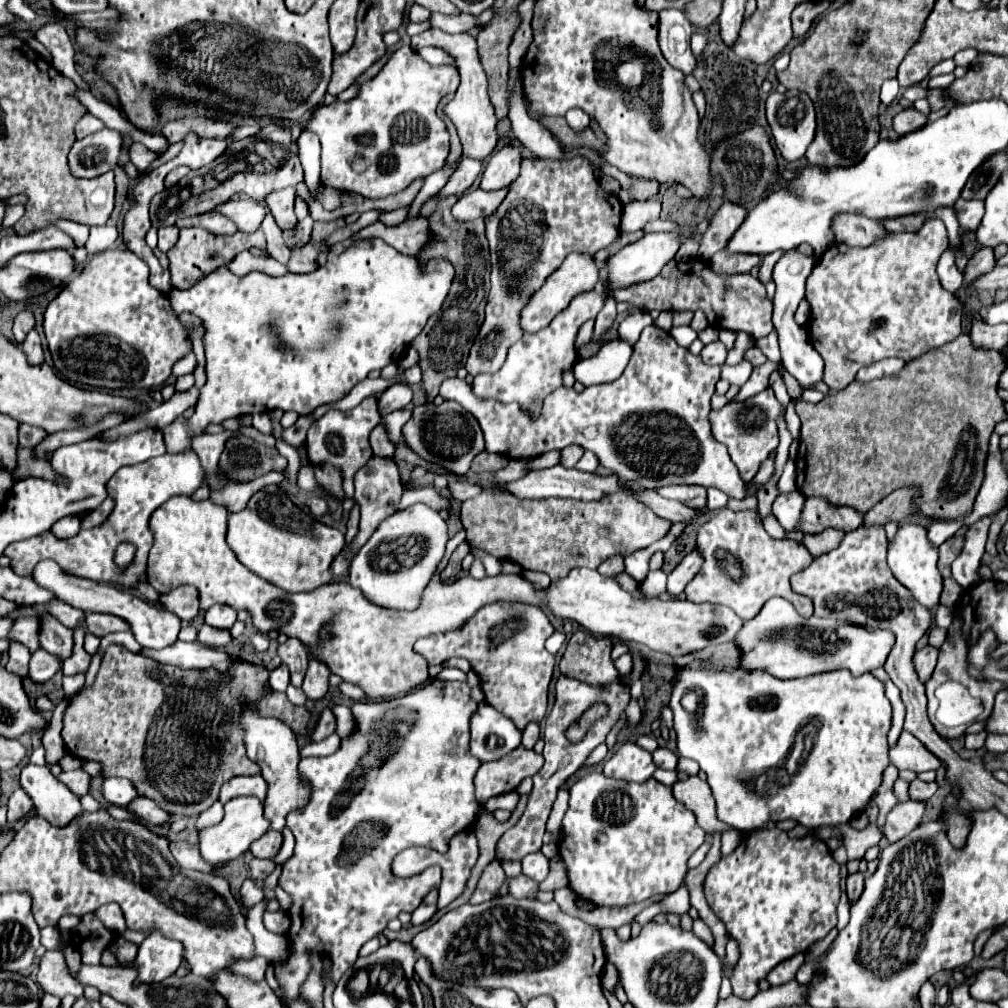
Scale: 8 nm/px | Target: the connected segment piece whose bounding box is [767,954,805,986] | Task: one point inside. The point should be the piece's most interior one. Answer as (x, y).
(783, 973)

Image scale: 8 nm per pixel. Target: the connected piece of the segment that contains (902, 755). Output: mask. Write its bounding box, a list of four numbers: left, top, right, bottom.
[889,732,941,772]

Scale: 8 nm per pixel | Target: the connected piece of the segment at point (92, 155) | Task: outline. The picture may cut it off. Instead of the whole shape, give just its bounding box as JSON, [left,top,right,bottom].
[69,128,123,178]

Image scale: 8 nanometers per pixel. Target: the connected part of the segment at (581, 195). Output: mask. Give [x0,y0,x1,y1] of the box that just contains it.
[465,158,623,376]

